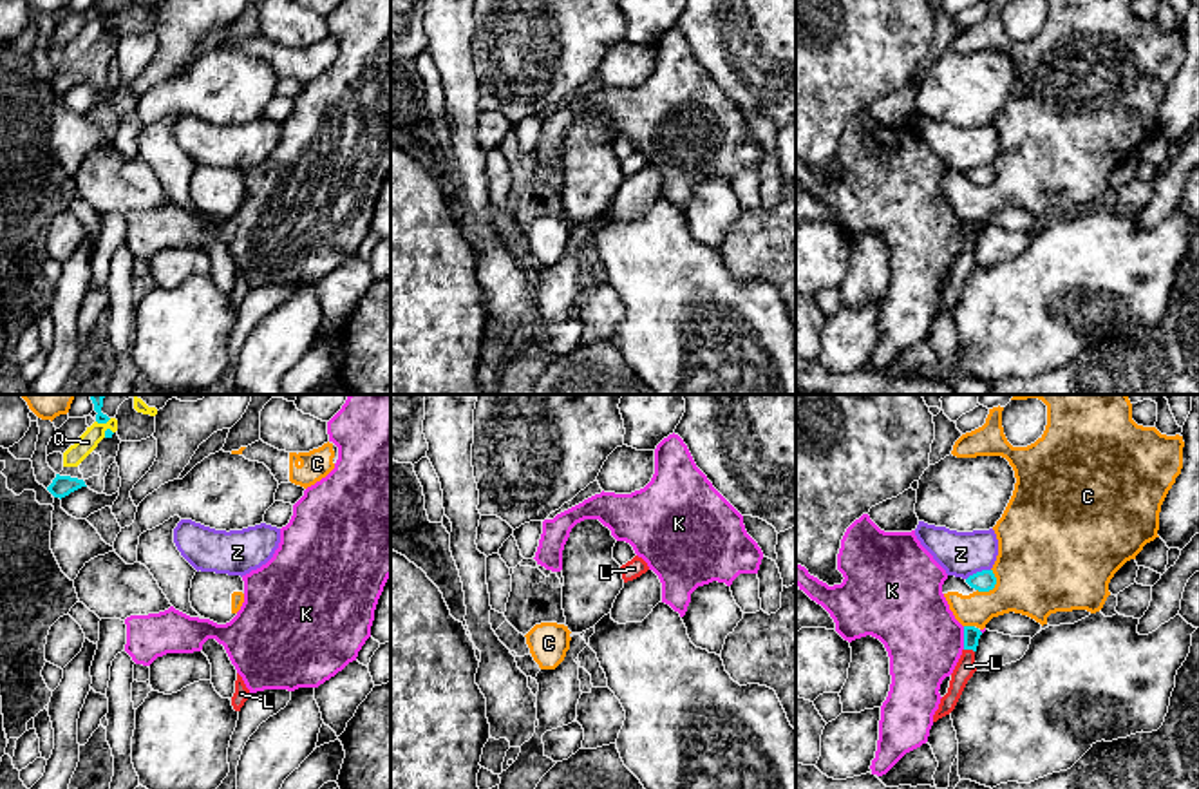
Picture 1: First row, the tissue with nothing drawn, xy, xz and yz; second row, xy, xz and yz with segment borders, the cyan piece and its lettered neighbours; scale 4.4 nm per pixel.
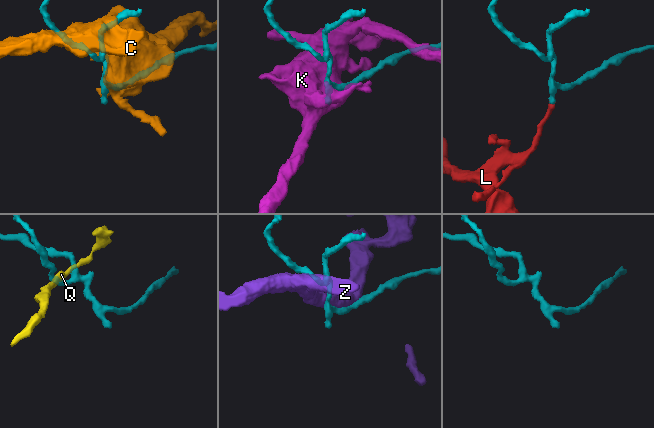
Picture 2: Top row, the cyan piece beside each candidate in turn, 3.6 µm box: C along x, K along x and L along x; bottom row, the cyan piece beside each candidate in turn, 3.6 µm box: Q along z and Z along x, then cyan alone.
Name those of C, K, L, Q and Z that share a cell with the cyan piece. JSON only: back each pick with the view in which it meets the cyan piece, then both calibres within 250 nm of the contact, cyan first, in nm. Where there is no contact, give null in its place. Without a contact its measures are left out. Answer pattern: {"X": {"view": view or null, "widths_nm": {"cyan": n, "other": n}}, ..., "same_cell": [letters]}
{"L": {"view": "yz", "widths_nm": {"cyan": 70, "other": 90}}, "same_cell": ["L"]}

